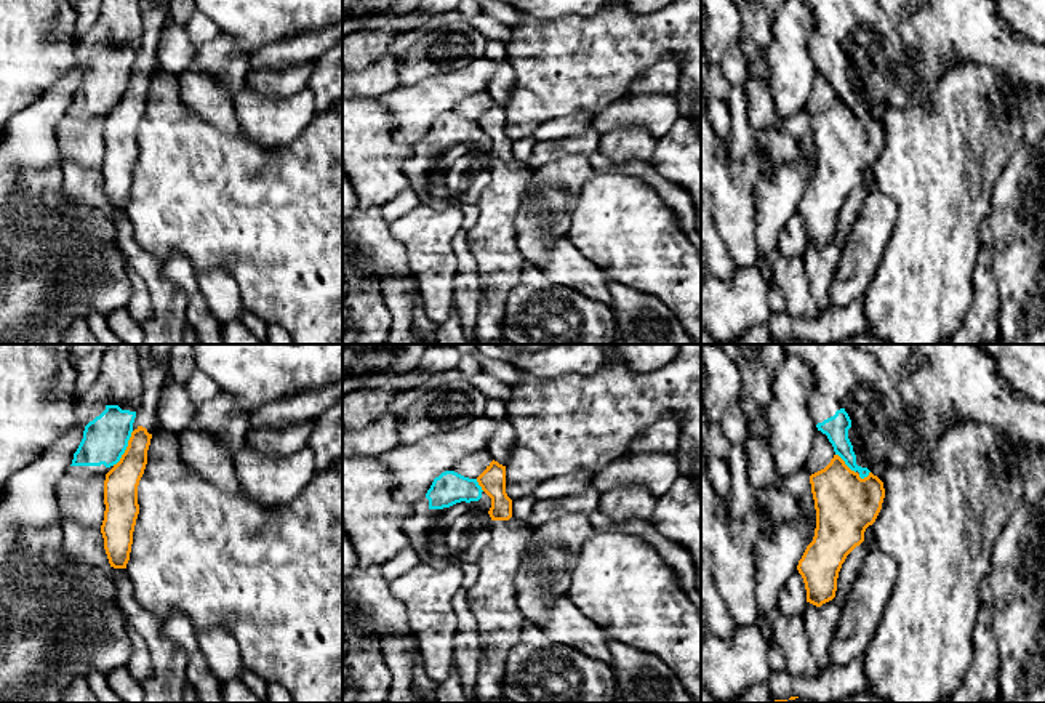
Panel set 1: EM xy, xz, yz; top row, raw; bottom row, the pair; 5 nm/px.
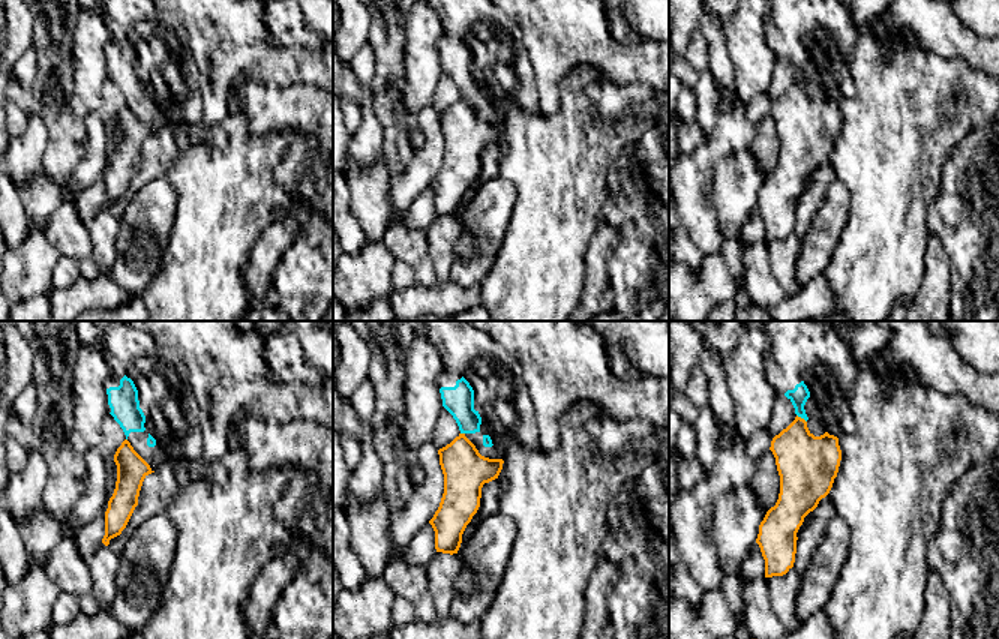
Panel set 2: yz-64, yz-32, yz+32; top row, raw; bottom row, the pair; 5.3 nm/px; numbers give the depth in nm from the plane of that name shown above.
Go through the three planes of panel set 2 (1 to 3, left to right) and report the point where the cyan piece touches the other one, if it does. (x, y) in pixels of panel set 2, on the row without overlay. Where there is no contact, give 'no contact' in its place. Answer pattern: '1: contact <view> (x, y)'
1: no contact
2: contact yz-32 (462, 98)
3: contact yz+32 (800, 81)

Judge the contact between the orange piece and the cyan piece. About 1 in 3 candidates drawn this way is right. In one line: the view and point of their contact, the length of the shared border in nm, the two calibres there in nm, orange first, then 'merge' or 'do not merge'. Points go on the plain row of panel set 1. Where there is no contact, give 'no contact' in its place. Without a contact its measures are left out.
contact xy (127, 90); length 200 nm; calibres 180 and 220 nm; do not merge

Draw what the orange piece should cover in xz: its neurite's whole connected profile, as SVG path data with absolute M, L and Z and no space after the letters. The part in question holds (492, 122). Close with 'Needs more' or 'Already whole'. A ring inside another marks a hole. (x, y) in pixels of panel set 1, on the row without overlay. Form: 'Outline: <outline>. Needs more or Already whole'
Outline: M493 101L477 119L477 123L491 139L488 152L491 162L509 162L512 159L512 141L506 135L506 107Z. Already whole

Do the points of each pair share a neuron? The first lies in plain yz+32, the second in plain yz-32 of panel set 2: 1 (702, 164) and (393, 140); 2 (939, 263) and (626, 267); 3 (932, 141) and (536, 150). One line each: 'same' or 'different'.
1: different
2: different
3: same

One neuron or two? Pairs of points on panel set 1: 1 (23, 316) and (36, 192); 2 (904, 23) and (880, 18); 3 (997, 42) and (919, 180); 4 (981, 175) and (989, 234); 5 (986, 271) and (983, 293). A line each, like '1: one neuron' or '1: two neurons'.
1: one neuron
2: two neurons
3: two neurons
4: two neurons
5: one neuron

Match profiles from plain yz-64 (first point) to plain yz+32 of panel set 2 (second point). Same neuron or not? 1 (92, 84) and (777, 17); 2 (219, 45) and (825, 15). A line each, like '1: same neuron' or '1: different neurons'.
1: different neurons
2: different neurons

